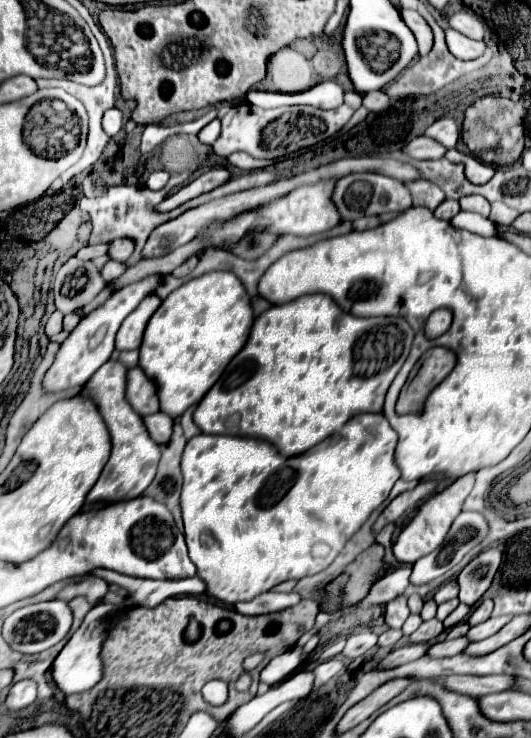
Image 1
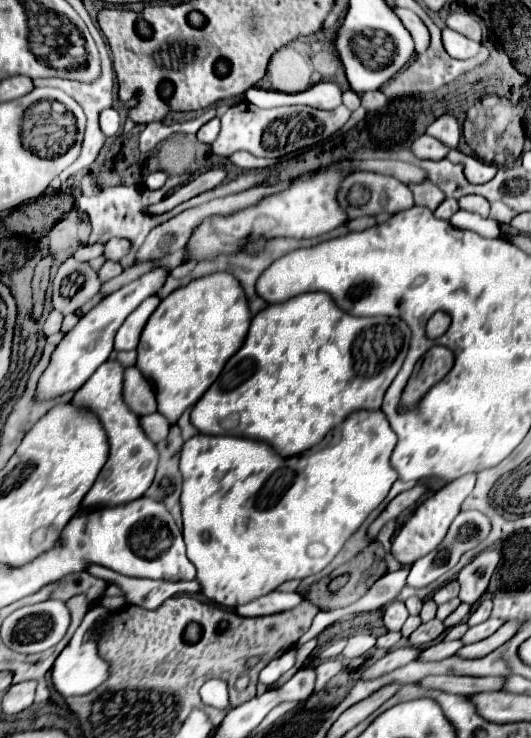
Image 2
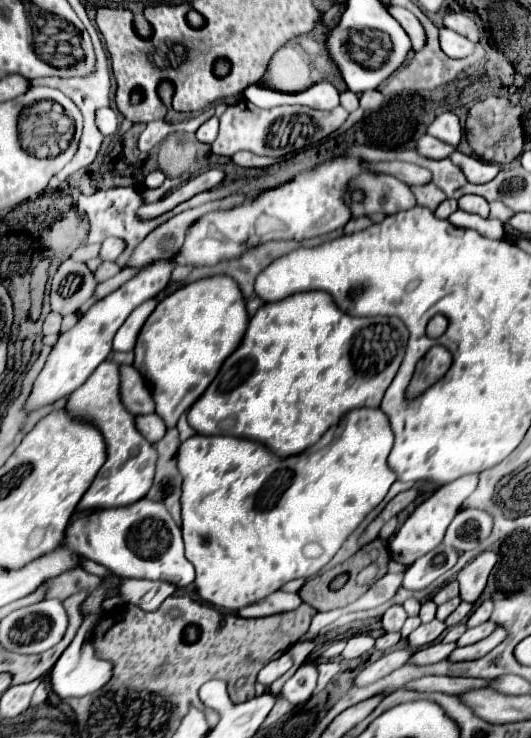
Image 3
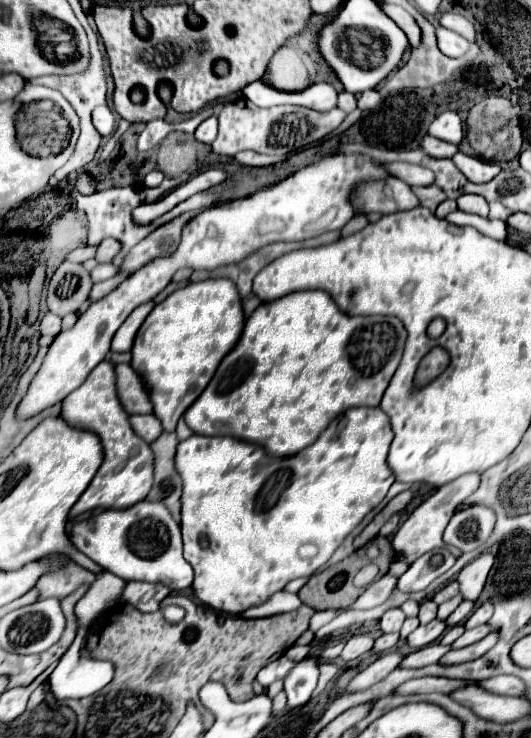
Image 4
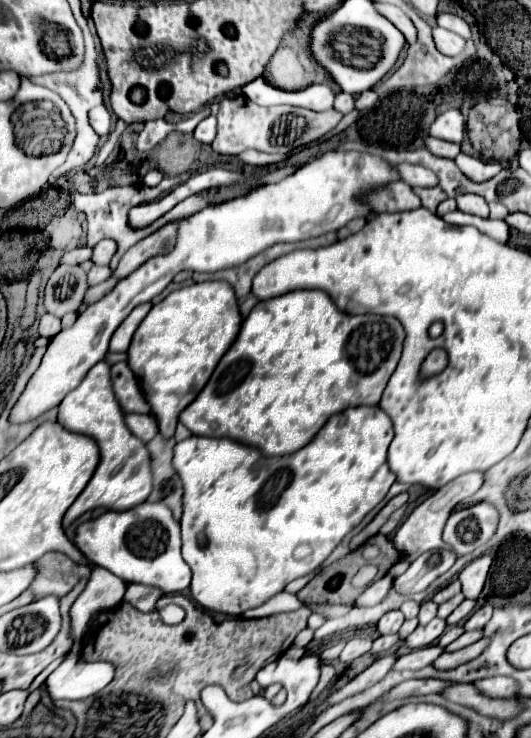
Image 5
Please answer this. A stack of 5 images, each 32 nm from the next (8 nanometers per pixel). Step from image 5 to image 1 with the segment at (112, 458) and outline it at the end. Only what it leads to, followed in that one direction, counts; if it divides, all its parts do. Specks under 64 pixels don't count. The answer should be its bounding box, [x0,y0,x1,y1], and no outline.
[82,360,160,504]

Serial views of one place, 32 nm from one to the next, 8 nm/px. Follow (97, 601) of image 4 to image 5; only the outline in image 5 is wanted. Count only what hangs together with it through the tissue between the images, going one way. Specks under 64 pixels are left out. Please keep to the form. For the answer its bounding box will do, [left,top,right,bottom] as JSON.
[70,568,126,636]

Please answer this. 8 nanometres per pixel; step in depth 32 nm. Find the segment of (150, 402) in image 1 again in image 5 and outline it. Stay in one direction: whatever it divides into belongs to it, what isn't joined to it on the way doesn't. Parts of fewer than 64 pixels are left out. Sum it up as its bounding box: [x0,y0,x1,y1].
[112,362,150,414]

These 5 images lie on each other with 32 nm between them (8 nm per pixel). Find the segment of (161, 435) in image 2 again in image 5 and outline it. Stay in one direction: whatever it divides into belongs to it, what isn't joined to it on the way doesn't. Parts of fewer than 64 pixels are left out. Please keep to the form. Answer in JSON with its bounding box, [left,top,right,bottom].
[126,414,158,442]

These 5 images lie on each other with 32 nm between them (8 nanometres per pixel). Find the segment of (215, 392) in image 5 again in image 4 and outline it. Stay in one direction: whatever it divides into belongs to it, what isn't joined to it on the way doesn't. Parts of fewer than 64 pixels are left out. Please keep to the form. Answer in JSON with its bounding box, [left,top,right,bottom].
[184,290,408,456]

